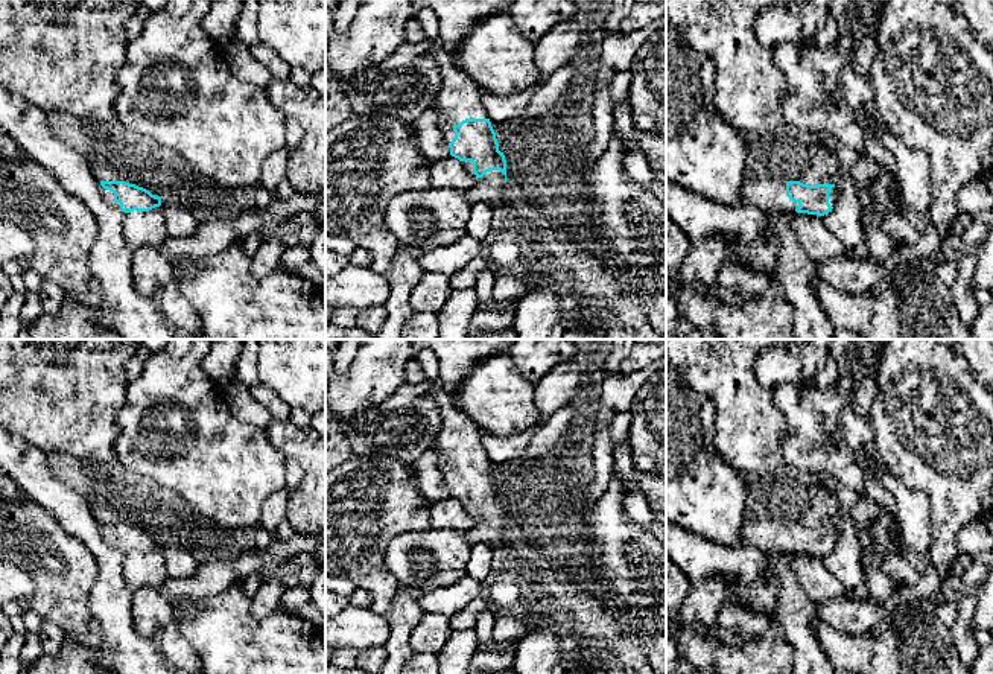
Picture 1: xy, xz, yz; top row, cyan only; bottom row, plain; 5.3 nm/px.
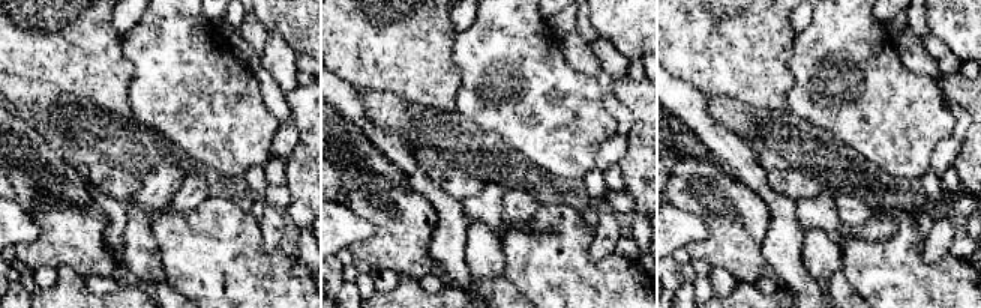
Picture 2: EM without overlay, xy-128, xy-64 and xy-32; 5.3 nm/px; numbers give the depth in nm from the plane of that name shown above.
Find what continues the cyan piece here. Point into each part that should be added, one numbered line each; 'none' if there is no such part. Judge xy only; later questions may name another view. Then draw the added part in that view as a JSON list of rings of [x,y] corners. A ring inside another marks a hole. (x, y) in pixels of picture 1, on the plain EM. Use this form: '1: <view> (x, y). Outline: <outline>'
1: xy (108, 537). Outline: [[[100,526],[100,536],[103,539],[103,542],[111,546],[111,548],[116,548],[116,549],[120,549],[120,545],[114,542],[114,534],[111,531],[106,531]]]

